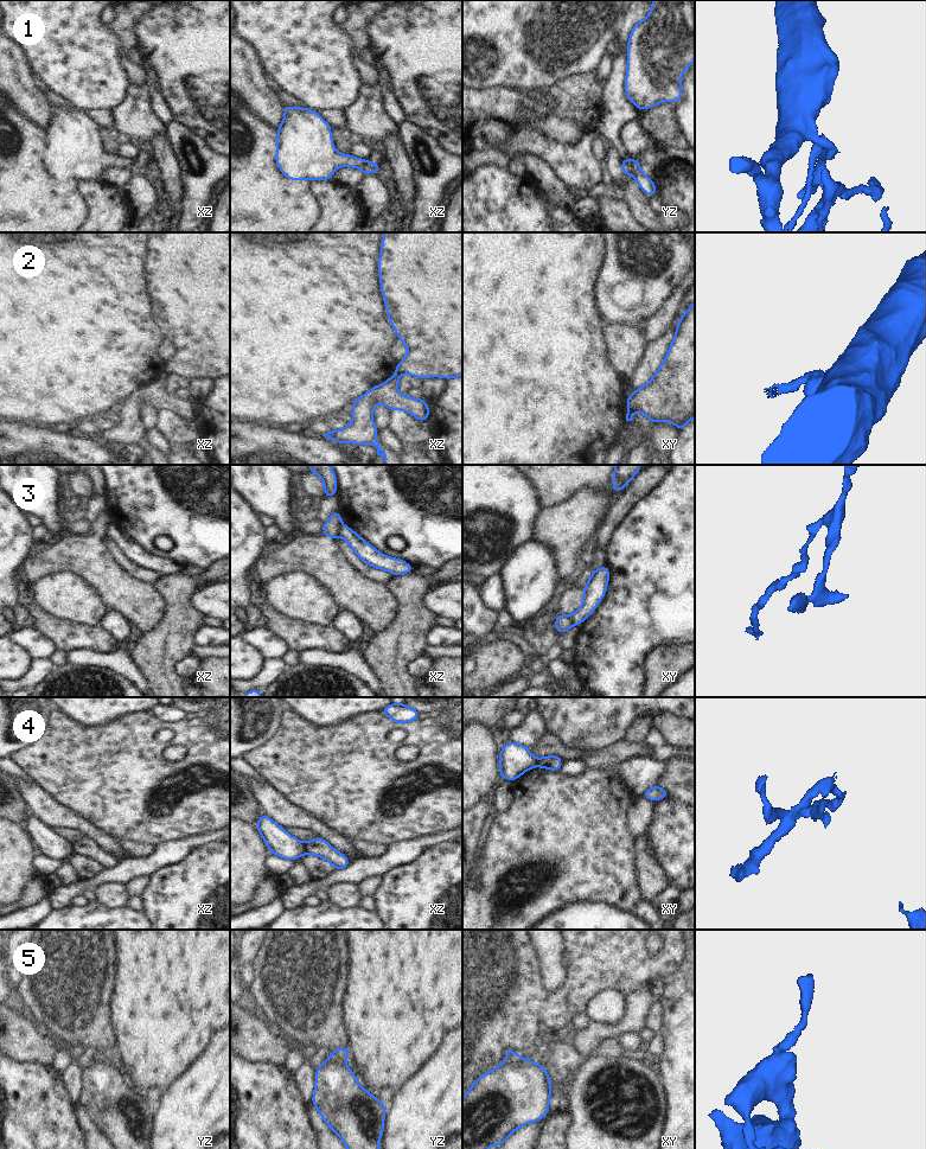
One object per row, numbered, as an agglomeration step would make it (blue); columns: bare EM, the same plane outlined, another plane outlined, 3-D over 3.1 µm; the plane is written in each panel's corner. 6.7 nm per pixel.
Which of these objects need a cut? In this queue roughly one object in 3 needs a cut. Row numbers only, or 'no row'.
1, 2, 3, 4, 5

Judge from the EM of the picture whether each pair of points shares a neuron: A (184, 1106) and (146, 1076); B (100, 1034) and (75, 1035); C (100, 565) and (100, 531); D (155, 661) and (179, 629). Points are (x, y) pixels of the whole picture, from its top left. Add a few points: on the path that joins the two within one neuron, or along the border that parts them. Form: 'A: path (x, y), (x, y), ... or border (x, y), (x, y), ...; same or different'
A: border (184, 1071), (163, 1091); different
B: path (94, 1034), (81, 1034); same
C: path (96, 556), (96, 540); same
D: path (158, 652), (173, 637); same

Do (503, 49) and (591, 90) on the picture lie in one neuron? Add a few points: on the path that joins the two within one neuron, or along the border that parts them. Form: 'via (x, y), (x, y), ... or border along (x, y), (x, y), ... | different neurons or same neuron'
border along (589, 70), (567, 74), (550, 85), (536, 88) | different neurons

